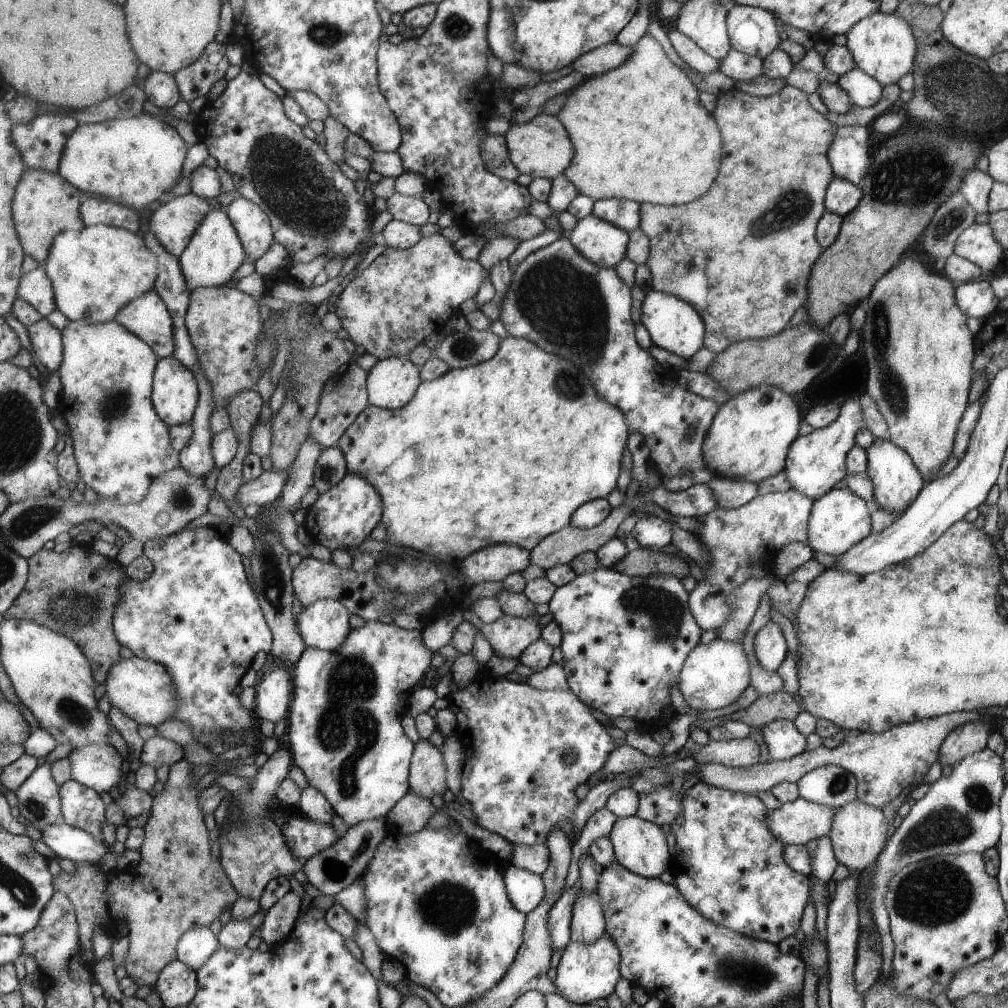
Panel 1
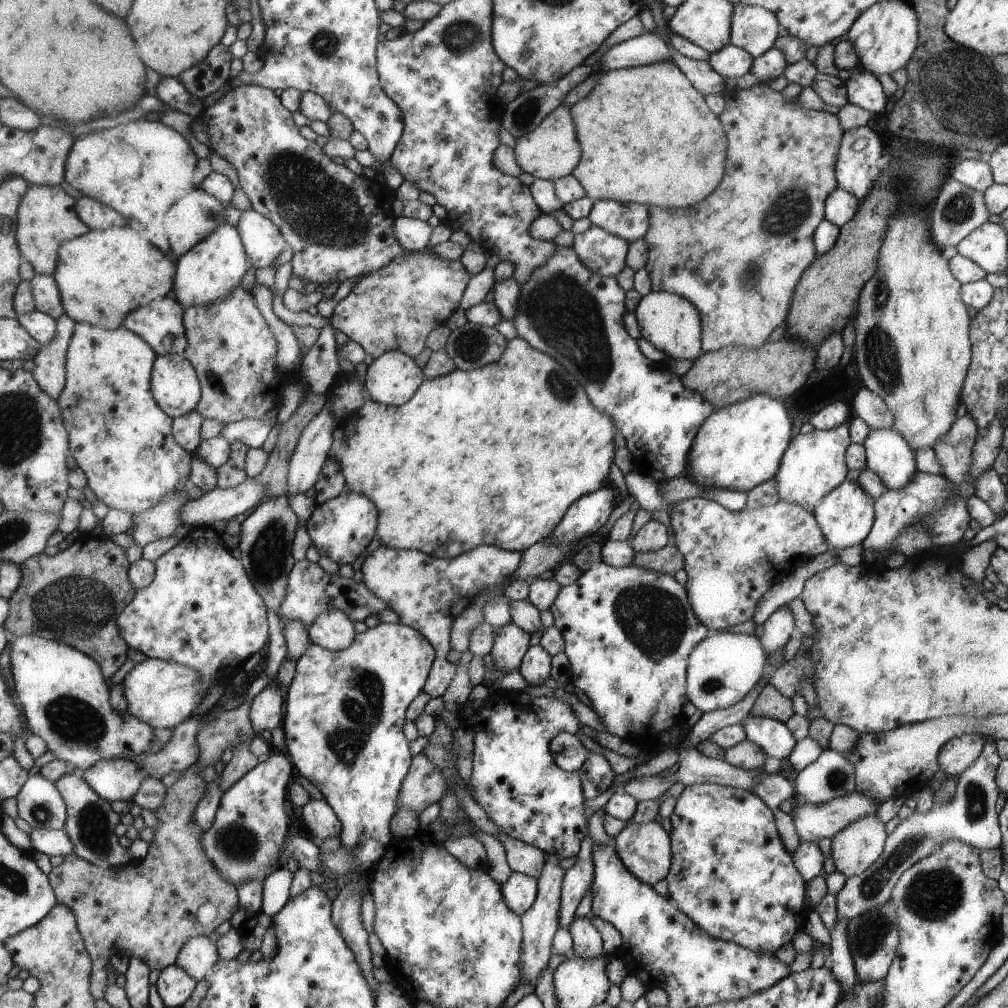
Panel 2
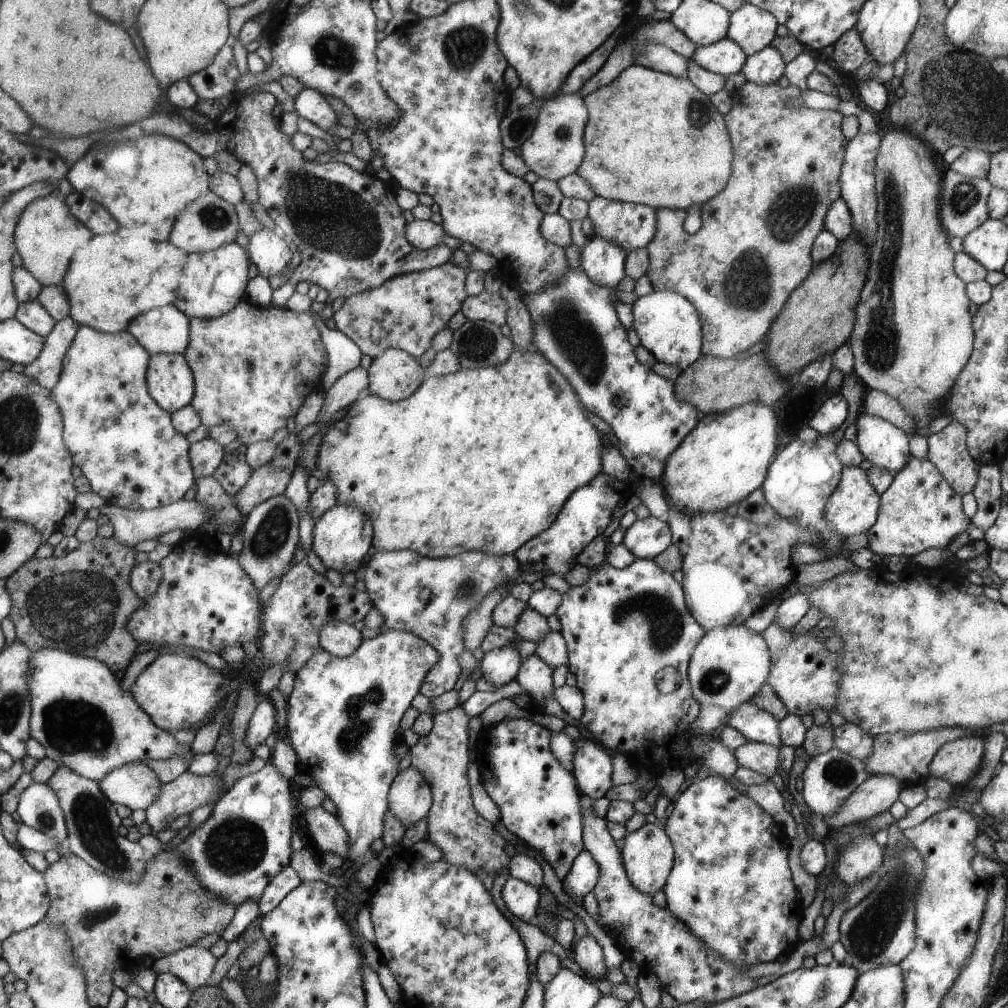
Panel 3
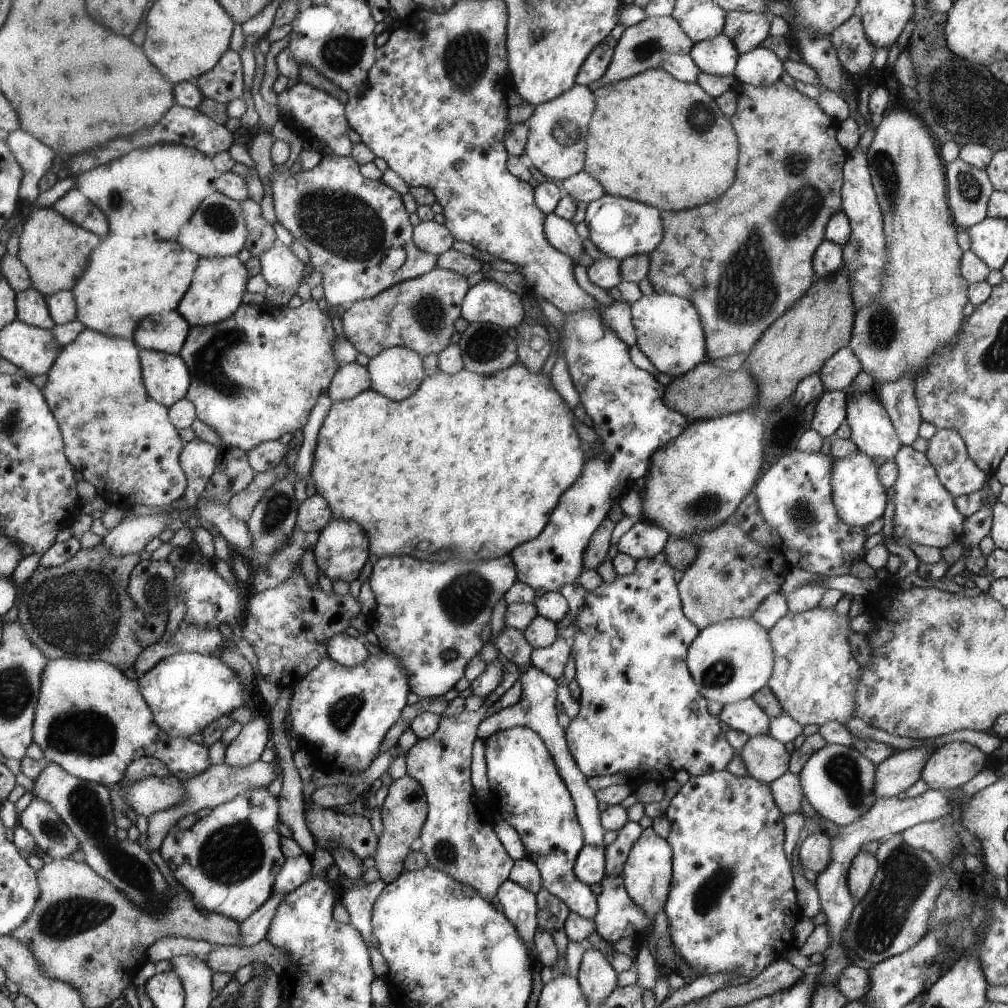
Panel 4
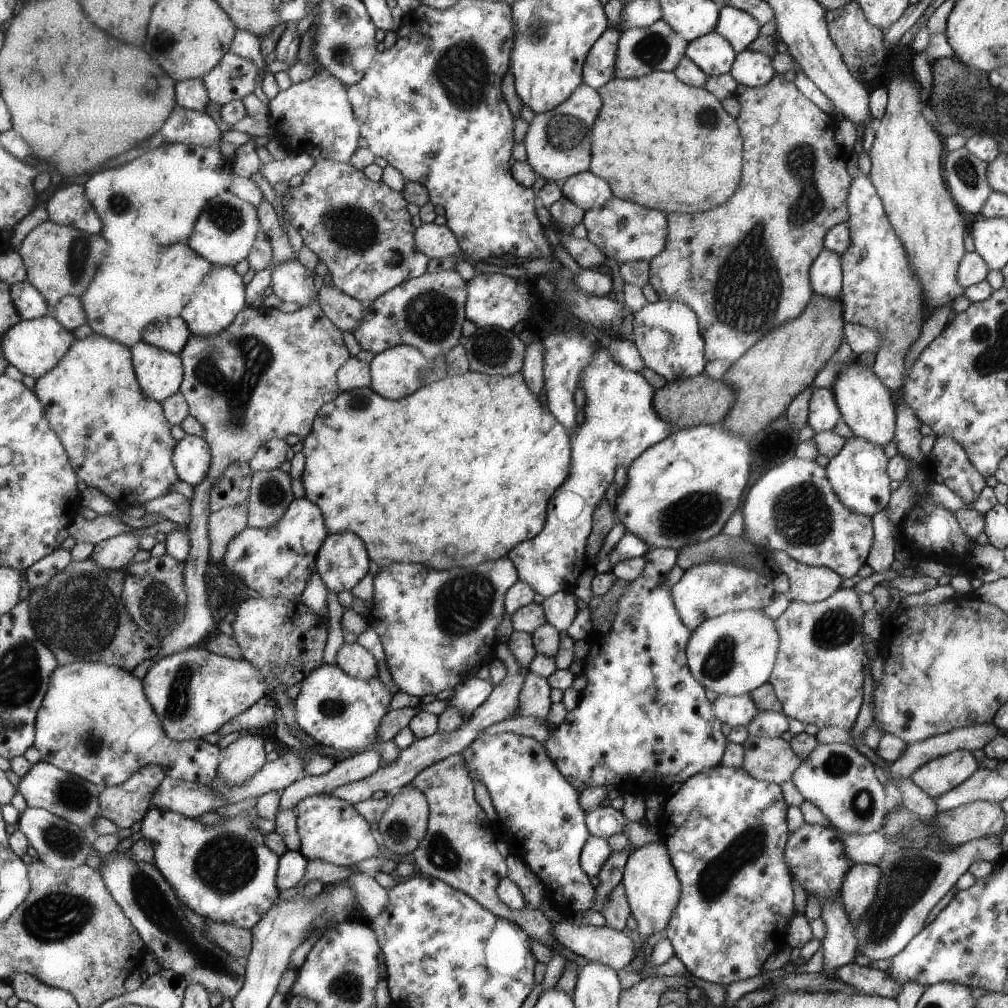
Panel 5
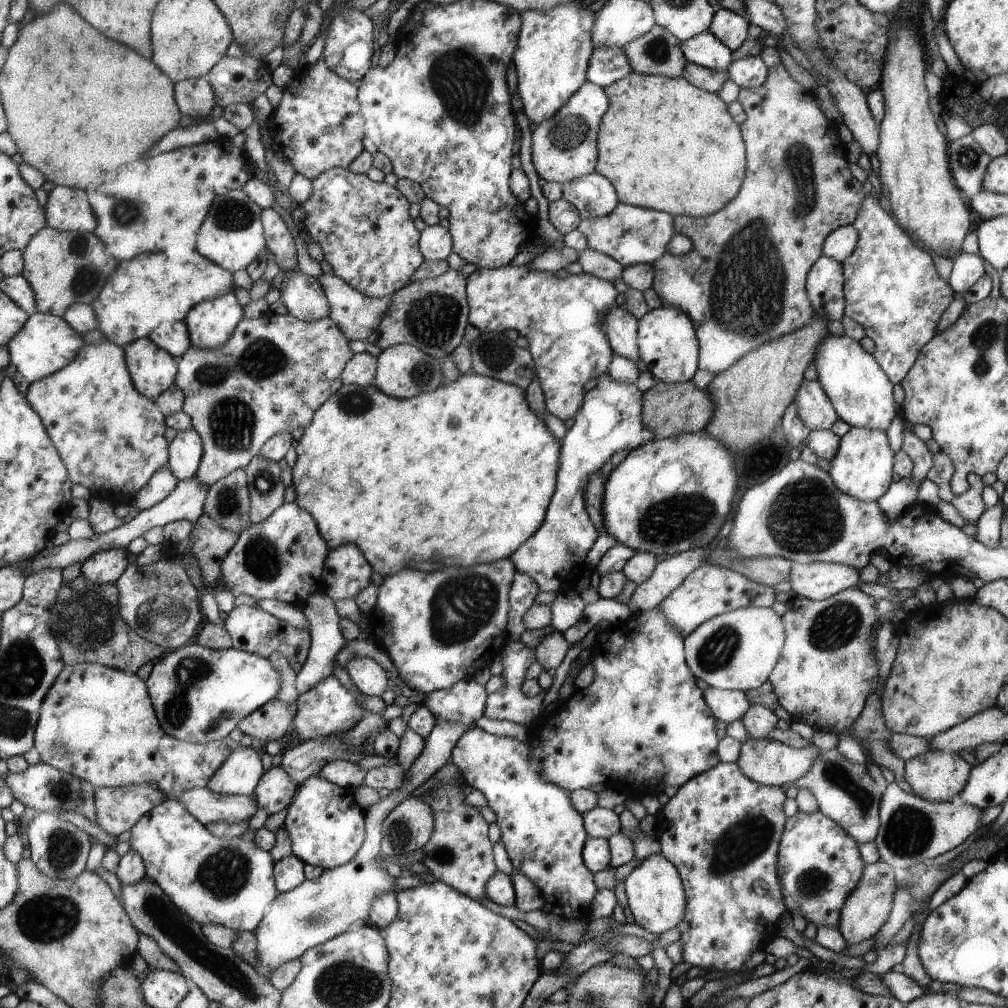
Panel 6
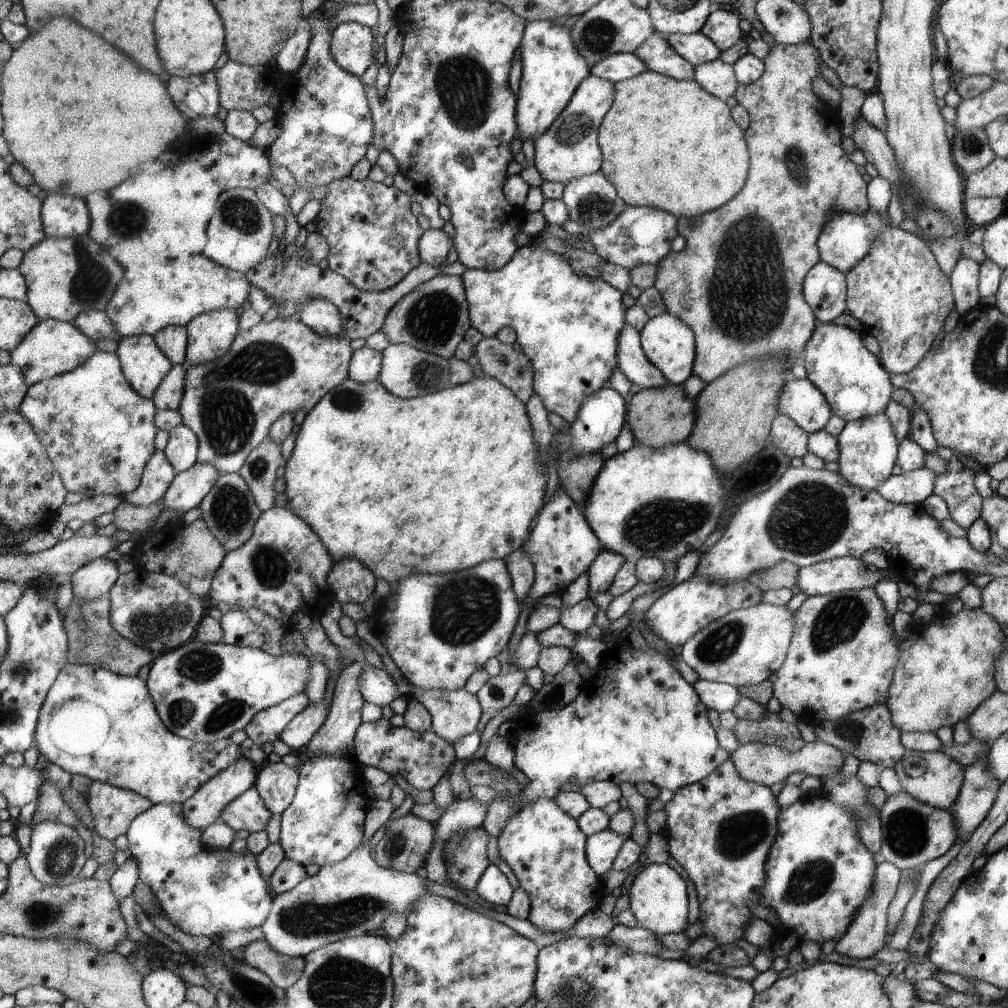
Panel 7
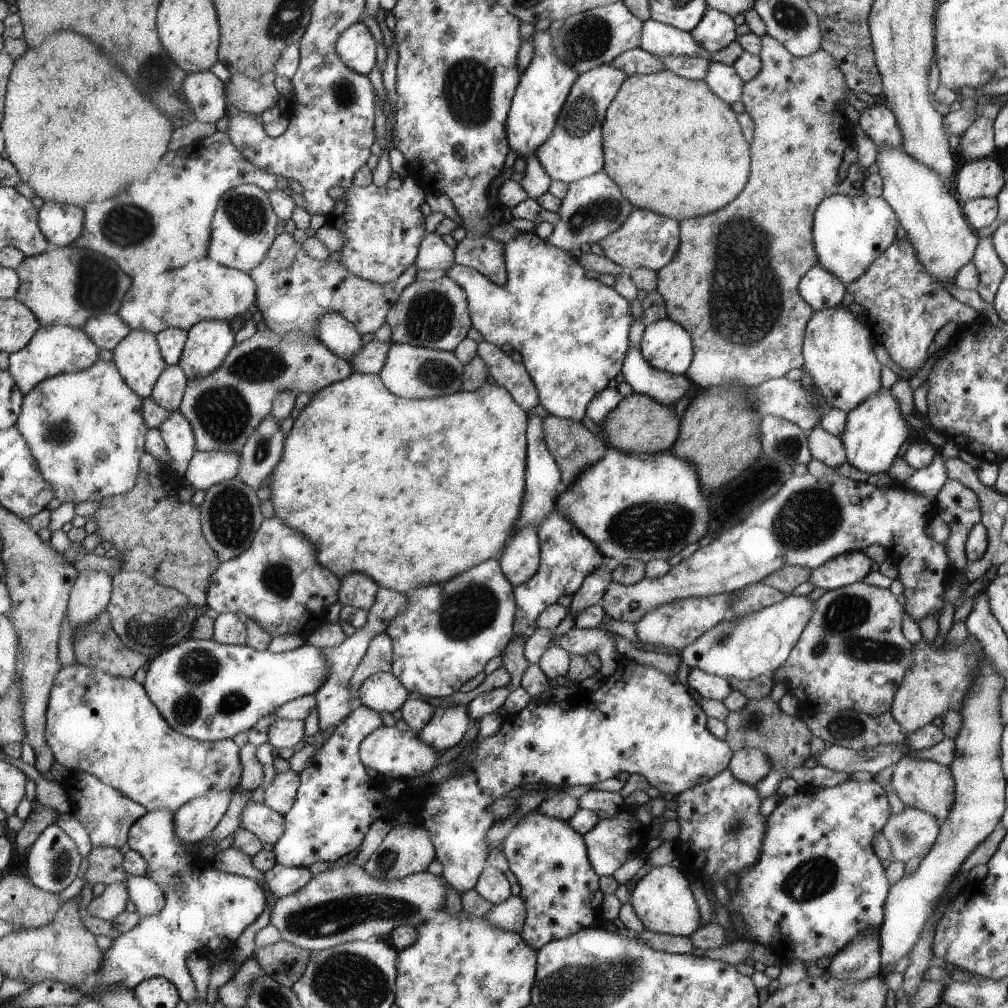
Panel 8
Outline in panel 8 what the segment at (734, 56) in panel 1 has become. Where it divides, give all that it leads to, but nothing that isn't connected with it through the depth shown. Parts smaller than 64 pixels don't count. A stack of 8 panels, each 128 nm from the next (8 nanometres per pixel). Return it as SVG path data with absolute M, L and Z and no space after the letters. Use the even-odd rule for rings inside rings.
M649 18L642 22L638 47L656 57L665 55L693 56L708 59L710 54L693 40L689 31Z

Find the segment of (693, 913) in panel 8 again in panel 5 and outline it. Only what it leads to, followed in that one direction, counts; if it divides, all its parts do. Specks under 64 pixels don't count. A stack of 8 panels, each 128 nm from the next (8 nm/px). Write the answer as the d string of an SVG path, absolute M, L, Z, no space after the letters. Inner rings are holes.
M661 840L634 848L626 858L622 879L630 914L636 922L639 936L663 932L679 900L680 882L670 861L670 853Z

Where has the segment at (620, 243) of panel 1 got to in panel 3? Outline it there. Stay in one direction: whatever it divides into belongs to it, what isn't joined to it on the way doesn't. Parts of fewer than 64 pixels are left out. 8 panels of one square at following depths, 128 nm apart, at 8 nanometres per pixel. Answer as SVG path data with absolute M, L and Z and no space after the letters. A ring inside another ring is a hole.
M595 234L587 239L585 246L579 249L583 273L595 284L615 289L626 275L623 272L625 251Z

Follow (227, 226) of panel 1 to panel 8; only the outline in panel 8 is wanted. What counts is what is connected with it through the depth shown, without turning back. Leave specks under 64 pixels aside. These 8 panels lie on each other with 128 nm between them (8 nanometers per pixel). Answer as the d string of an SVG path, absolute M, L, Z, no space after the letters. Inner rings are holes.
M203 319L186 330L185 350L177 365L187 380L209 375L219 368L233 346L228 322Z

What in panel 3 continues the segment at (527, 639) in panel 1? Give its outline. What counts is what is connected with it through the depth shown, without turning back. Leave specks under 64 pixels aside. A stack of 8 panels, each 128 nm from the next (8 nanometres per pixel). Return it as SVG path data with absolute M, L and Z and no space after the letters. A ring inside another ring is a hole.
M517 642L488 650L479 663L483 679L493 686L500 687L518 674L519 646Z

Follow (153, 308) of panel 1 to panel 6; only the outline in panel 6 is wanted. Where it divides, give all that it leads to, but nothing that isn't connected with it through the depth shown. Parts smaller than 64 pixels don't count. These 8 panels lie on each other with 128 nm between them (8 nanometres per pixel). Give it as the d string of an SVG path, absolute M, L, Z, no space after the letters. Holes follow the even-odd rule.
M184 320L177 323L159 323L147 337L177 359L181 358L191 345L189 329Z

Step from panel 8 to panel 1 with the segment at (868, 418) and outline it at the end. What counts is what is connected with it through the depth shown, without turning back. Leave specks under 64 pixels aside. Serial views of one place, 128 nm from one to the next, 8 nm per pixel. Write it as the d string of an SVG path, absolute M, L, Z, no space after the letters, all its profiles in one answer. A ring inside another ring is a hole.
M831 488L813 501L810 510L808 535L805 544L813 553L842 555L870 532L870 504L848 488Z

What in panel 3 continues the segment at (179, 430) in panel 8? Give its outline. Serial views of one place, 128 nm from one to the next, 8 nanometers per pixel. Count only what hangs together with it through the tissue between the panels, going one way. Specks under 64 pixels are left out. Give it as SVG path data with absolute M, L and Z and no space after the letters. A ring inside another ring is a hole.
M205 436L189 446L189 461L194 478L211 477L223 458L223 447Z

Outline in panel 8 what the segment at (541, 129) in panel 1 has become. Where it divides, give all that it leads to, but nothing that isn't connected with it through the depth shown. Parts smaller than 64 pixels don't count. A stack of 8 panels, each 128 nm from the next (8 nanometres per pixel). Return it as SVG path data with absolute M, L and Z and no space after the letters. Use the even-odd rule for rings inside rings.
M609 63L578 74L558 114L557 124L550 138L535 152L536 159L551 180L569 184L602 170L602 124L606 108L613 102L626 79L624 72Z

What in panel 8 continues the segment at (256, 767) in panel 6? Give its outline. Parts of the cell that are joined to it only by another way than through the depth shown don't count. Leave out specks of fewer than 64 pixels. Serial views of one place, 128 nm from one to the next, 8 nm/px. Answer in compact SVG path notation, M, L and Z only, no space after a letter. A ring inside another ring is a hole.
M225 788L222 791L209 789L201 796L191 799L189 802L183 804L182 807L179 807L172 814L176 839L186 845L192 845L201 839L205 839L217 822L219 822L221 816L223 816L233 792L234 790L230 788Z

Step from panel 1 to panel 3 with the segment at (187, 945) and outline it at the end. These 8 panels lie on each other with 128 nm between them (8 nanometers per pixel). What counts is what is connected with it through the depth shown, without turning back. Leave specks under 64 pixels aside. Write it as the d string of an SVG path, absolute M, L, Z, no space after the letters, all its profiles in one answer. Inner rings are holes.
M189 945L152 962L155 973L169 973L178 977L193 992L207 984L218 962L208 951Z

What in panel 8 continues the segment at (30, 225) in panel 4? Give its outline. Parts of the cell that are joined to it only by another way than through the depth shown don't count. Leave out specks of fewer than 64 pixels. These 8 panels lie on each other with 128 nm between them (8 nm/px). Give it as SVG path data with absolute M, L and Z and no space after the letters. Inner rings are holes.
M71 245L52 246L43 254L25 257L16 268L21 279L16 299L33 310L42 326L67 325L83 329L90 318L122 310L130 277L115 260Z

